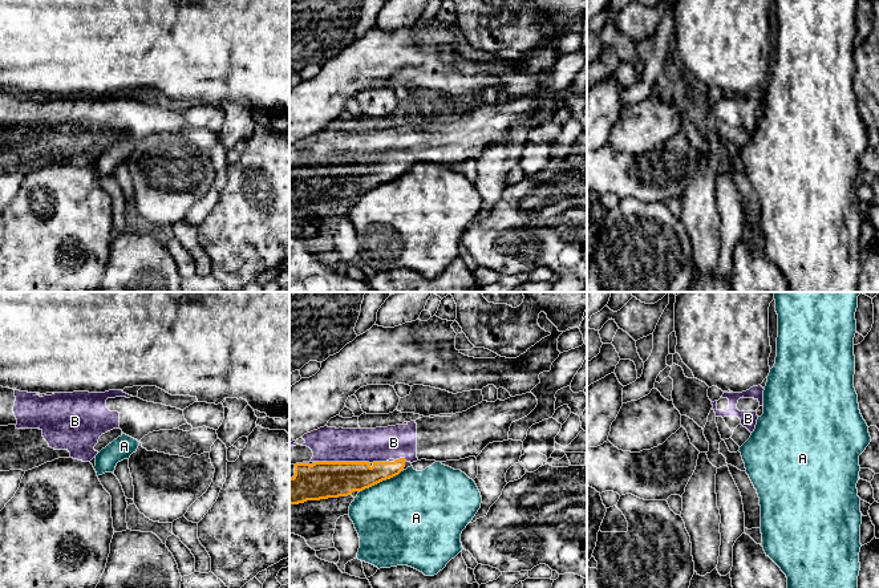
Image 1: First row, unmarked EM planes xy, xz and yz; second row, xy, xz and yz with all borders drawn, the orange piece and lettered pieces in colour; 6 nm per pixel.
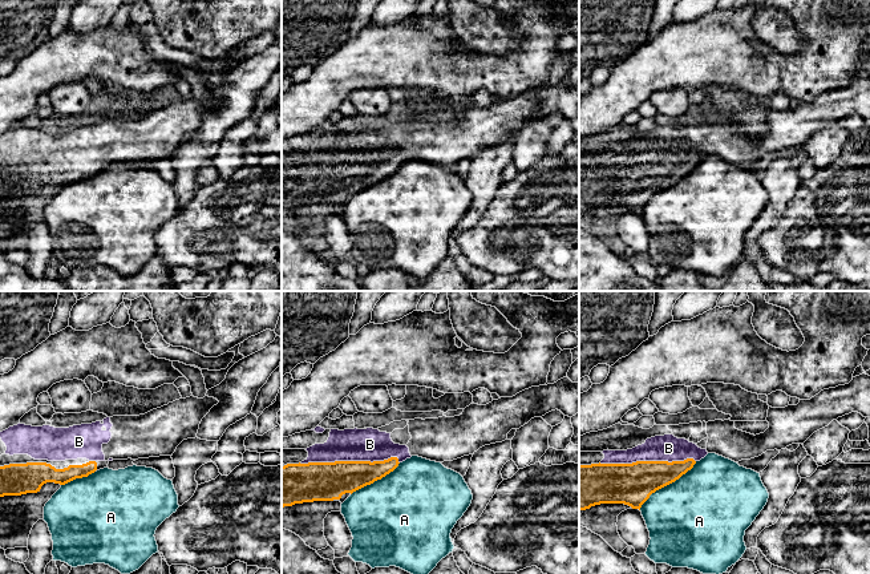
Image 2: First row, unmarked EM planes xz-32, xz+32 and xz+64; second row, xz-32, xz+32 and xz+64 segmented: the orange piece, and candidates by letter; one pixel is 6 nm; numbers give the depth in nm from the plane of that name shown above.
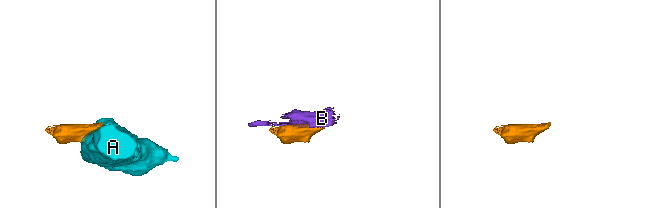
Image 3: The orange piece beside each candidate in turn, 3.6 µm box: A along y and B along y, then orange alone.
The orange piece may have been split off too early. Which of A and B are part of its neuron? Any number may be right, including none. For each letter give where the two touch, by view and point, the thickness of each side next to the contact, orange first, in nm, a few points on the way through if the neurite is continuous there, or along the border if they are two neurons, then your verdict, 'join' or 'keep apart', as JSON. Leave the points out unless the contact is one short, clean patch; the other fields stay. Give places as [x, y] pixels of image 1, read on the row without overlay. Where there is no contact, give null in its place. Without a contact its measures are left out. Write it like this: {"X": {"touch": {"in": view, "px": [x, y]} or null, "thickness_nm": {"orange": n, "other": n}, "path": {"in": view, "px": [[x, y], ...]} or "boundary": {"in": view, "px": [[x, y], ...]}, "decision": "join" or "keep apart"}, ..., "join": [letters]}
{"A": {"touch": {"in": "xz", "px": [380, 183]}, "thickness_nm": {"orange": 200, "other": 480}, "decision": "keep apart"}, "B": {"touch": {"in": "xz", "px": [343, 165]}, "thickness_nm": {"orange": 220, "other": 200}, "decision": "join"}, "join": ["B"]}

